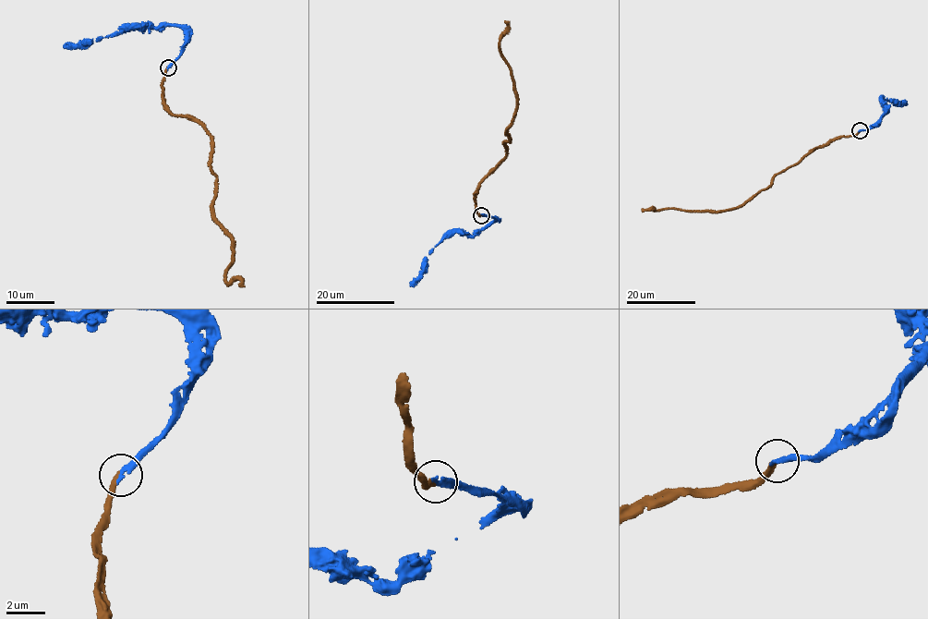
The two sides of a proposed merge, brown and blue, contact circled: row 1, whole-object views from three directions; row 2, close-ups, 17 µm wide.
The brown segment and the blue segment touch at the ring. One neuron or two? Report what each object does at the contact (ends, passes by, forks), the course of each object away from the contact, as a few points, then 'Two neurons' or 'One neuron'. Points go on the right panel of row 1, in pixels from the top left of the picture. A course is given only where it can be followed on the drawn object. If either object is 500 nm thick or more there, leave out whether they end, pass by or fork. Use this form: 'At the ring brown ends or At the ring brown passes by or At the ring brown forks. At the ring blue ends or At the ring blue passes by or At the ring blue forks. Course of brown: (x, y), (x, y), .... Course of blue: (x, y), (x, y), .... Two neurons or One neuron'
At the ring brown ends. At the ring blue ends. Course of brown: (860, 130), (805, 154), (741, 205), (700, 212), (641, 209). Course of blue: (860, 130), (874, 125), (885, 110), (887, 110), (880, 98), (907, 103). One neuron

